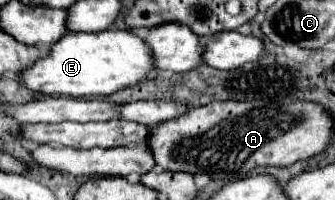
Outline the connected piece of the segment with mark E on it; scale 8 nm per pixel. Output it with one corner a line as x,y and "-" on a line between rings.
107,29
101,33
75,33
69,31
59,43
53,43
49,47
49,55
45,59
39,59
33,67
21,73
21,83
37,93
45,95
65,95
65,97
107,97
121,89
135,87
143,79
147,79
149,73
155,71
153,65
153,51
151,47
137,37
131,29

